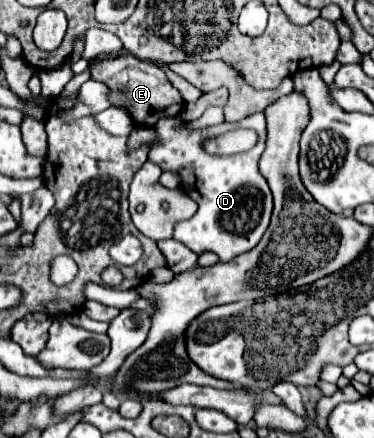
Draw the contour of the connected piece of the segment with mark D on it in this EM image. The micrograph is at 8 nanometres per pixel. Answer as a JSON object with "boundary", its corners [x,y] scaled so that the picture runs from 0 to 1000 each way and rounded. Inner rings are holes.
{"boundary":[[[703,258],[666,263],[634,281],[591,281],[575,290],[505,299],[484,285],[479,267],[436,267],[414,285],[425,308],[425,331],[414,331],[398,349],[398,368],[430,377],[436,390],[468,390],[484,400],[495,436],[532,463],[532,482],[505,505],[484,505],[468,514],[463,541],[500,559],[511,573],[537,582],[543,573],[570,573],[591,596],[618,596],[623,587],[676,568],[719,518],[730,450],[709,404],[693,395],[693,358],[709,340],[714,313],[714,276]],[[618,295],[682,295],[693,304],[693,322],[671,345],[639,354],[559,354],[543,340],[543,322],[564,313],[586,313],[586,304]]]}

